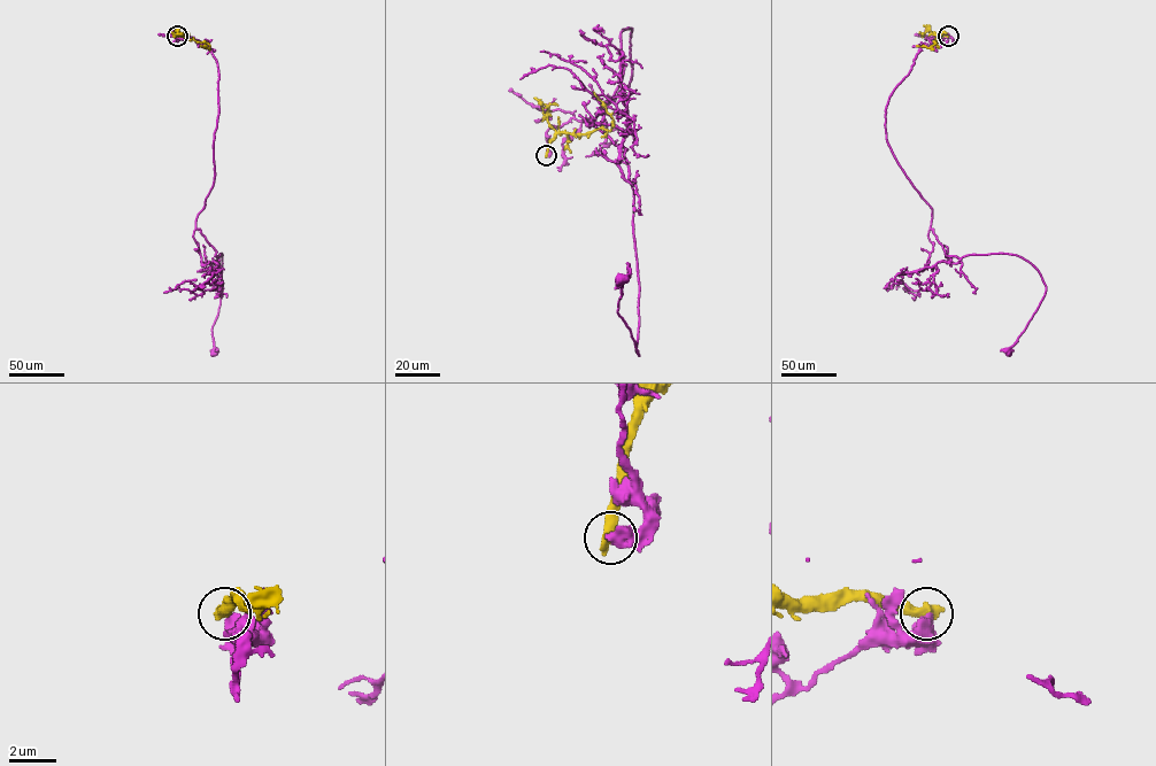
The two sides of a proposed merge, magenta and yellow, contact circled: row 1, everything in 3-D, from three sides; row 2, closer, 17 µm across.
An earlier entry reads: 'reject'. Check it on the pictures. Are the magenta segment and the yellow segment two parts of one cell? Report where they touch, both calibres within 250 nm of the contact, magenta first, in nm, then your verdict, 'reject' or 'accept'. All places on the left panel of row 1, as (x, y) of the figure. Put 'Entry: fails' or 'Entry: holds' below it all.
at (177, 36); 550 nm thick on the magenta side, 550 nm on the other; reject
Entry: holds

